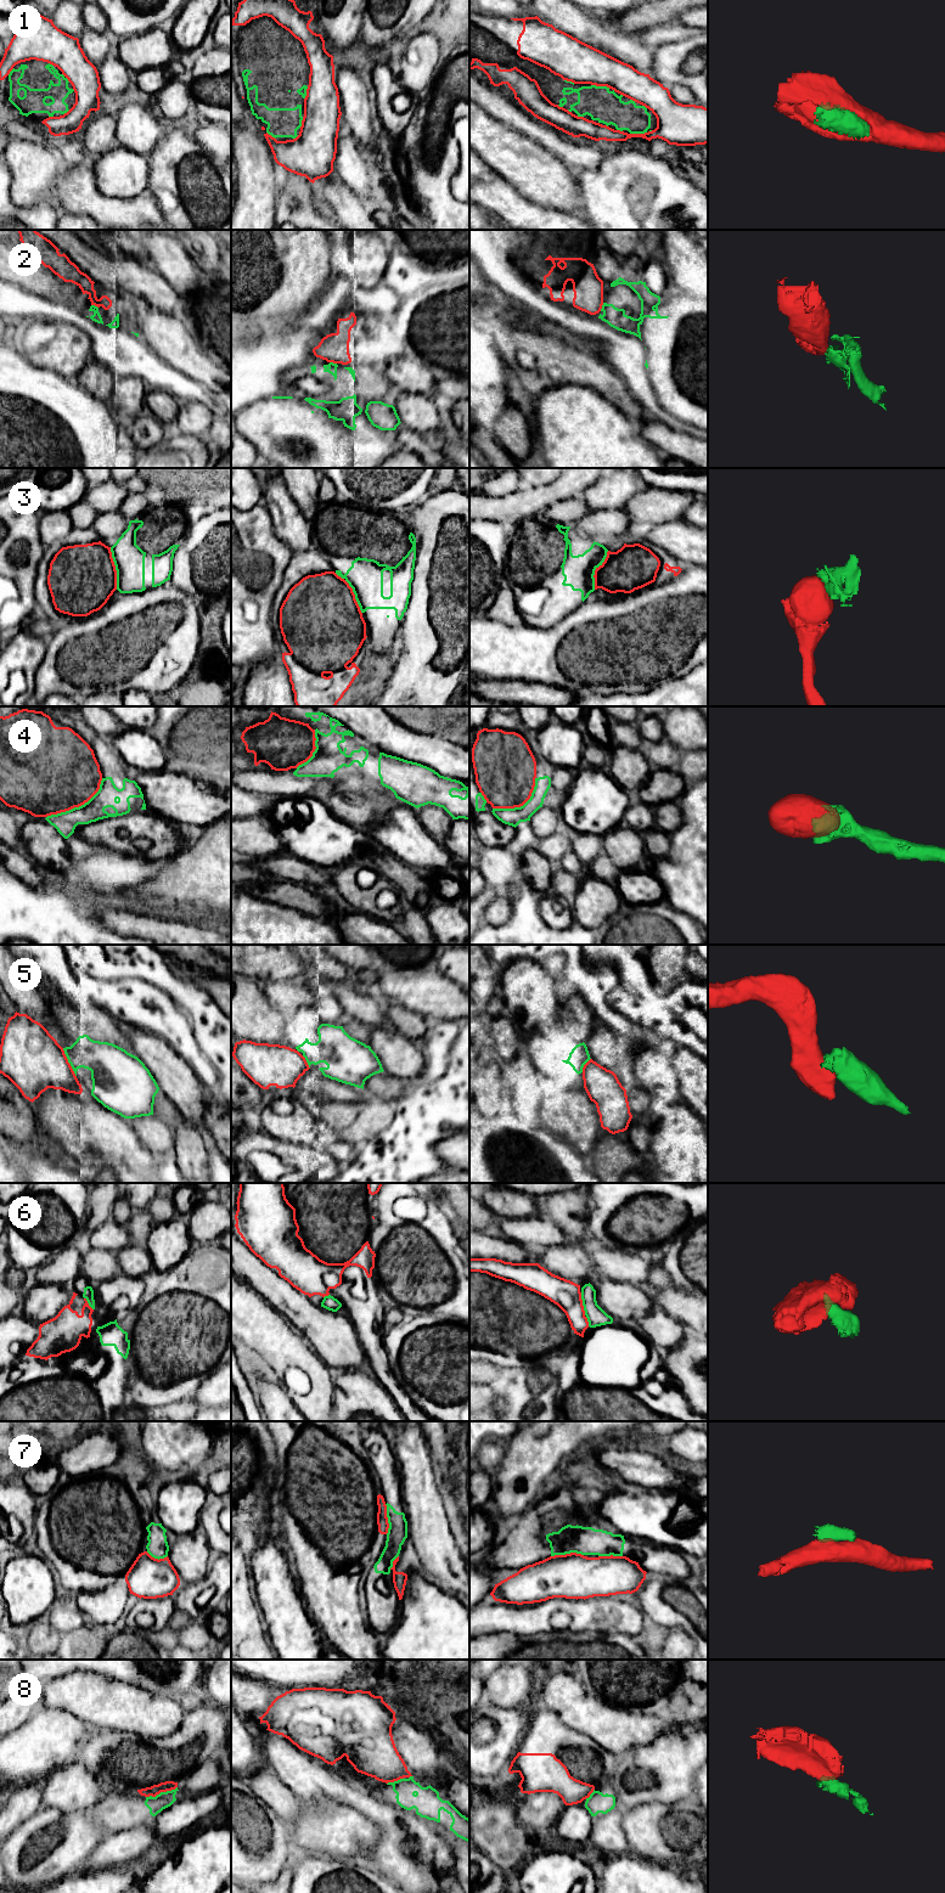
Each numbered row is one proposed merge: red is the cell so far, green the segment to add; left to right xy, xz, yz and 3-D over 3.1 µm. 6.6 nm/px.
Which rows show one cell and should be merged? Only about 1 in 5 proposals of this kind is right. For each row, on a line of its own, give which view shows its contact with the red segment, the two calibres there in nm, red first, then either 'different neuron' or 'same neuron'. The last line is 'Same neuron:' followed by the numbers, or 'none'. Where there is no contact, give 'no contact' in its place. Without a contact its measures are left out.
1: contact in yz; calibres 280 and 220 nm; same neuron
2: contact in yz; calibres 200 and 130 nm; different neuron
3: contact in xy; calibres 440 and 200 nm; different neuron
4: contact in xy; calibres 480 and 140 nm; same neuron
5: contact in xy; calibres 400 and 240 nm; different neuron
6: contact in yz; calibres 190 and 130 nm; different neuron
7: contact in yz; calibres 300 and 190 nm; different neuron
8: contact in xy; calibres 70 and 110 nm; different neuron
Same neuron: 1, 4

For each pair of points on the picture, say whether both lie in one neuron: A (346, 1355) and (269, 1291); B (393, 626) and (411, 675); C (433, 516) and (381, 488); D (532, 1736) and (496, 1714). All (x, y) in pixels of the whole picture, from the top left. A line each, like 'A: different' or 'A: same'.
A: same
B: different
C: different
D: different

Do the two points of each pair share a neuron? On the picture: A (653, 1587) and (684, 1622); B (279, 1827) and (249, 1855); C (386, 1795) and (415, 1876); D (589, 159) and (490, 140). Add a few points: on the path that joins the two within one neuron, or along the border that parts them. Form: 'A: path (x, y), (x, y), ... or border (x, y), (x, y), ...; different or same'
A: path (653, 1598), (673, 1618); same
B: path (271, 1835), (257, 1848); same
C: border (363, 1789), (400, 1808); different
D: border (527, 136), (552, 153); different

